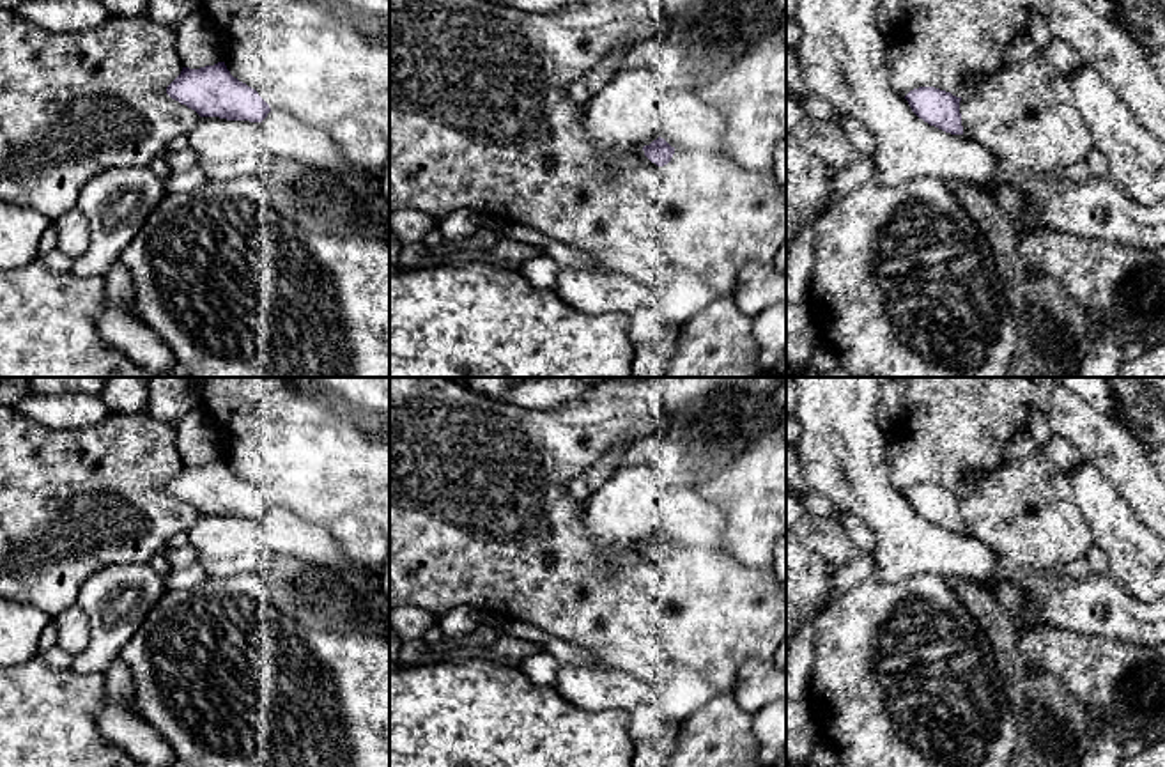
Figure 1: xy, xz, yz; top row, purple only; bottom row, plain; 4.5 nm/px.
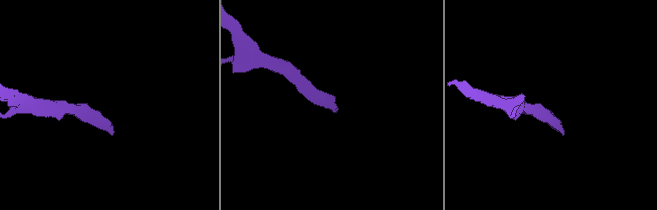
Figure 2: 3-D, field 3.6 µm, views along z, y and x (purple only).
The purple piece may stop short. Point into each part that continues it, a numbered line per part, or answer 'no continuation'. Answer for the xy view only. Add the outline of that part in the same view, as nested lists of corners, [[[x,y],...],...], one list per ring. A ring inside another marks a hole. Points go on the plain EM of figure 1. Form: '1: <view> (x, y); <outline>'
1: xy (287, 534); [[[282,507],[269,508],[260,521],[273,553],[329,569],[361,572],[347,560],[336,540],[322,526],[308,523]]]

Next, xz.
1: xz (687, 521); [[[673,489],[662,512],[660,535],[675,547],[703,547],[726,553],[721,540],[724,517],[710,501],[691,489]]]

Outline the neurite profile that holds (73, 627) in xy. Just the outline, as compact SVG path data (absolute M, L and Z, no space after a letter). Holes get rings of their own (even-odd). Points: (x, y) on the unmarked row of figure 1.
M74 604L57 615L53 624L58 632L58 647L78 659L90 641L90 624L87 615Z

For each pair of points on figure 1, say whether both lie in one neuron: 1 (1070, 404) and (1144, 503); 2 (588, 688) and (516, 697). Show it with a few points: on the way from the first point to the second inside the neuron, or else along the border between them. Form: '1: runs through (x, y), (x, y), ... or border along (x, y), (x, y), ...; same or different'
1: runs through (1091, 429), (1125, 461), (1135, 479); same
2: border along (553, 686), (567, 700), (594, 711); different

